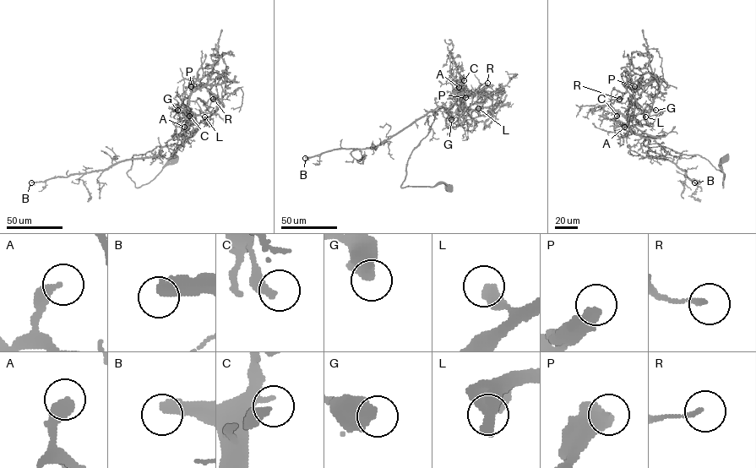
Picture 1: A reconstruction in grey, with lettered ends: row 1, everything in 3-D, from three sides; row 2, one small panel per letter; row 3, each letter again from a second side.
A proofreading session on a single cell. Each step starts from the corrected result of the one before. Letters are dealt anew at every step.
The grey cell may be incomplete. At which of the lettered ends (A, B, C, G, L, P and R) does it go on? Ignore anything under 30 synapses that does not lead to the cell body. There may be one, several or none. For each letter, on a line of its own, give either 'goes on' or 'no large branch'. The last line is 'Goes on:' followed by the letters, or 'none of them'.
A: no large branch
B: goes on
C: no large branch
G: no large branch
L: no large branch
P: no large branch
R: no large branch
Goes on: B

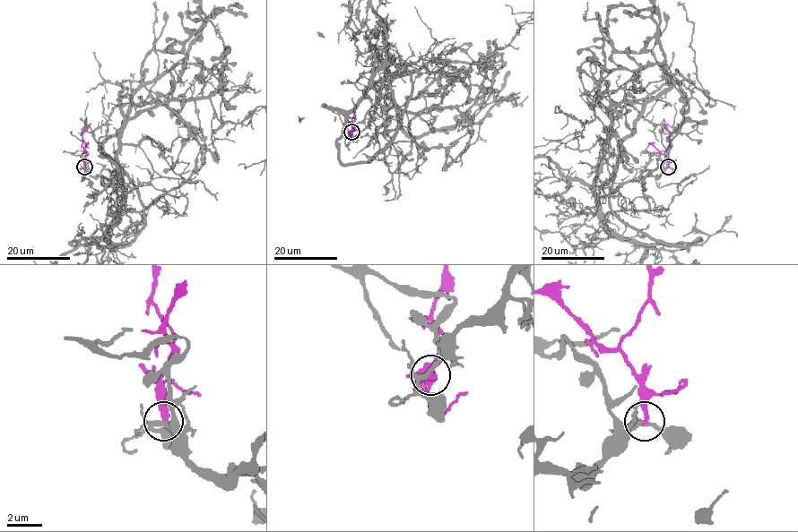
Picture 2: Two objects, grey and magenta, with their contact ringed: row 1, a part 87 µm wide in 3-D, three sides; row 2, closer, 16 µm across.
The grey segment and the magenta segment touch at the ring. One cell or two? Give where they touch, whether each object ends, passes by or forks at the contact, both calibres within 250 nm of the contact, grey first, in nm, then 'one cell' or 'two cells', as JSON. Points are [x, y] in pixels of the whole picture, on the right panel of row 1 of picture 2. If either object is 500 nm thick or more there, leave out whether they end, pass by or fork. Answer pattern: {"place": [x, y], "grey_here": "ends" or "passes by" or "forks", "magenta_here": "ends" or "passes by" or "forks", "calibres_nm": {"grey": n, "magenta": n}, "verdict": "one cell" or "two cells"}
{"place": [668, 167], "grey_here": "forks", "magenta_here": "ends", "calibres_nm": {"grey": 220, "magenta": 360}, "verdict": "two cells"}

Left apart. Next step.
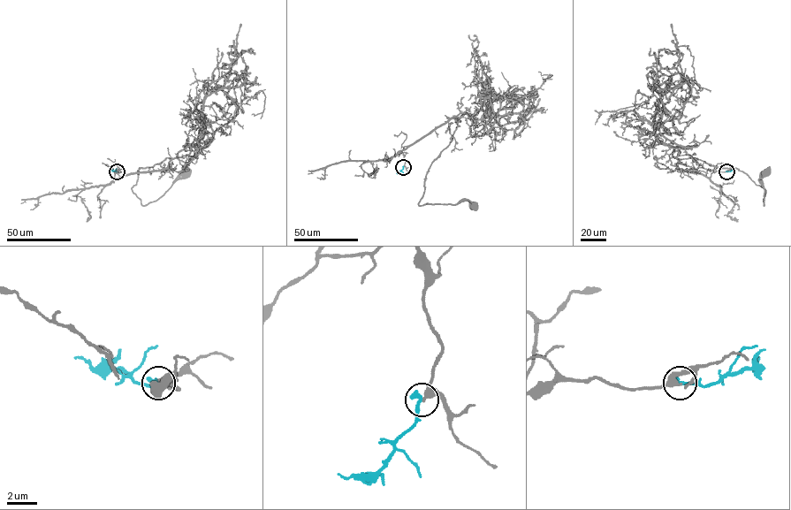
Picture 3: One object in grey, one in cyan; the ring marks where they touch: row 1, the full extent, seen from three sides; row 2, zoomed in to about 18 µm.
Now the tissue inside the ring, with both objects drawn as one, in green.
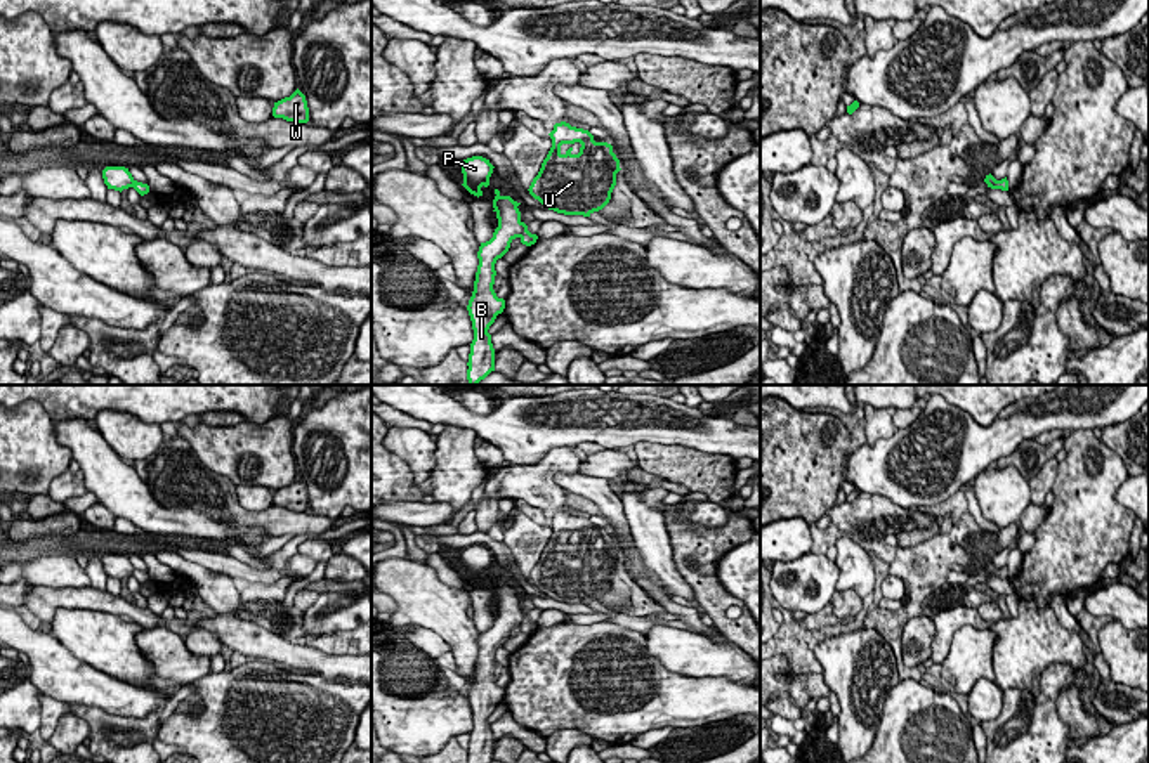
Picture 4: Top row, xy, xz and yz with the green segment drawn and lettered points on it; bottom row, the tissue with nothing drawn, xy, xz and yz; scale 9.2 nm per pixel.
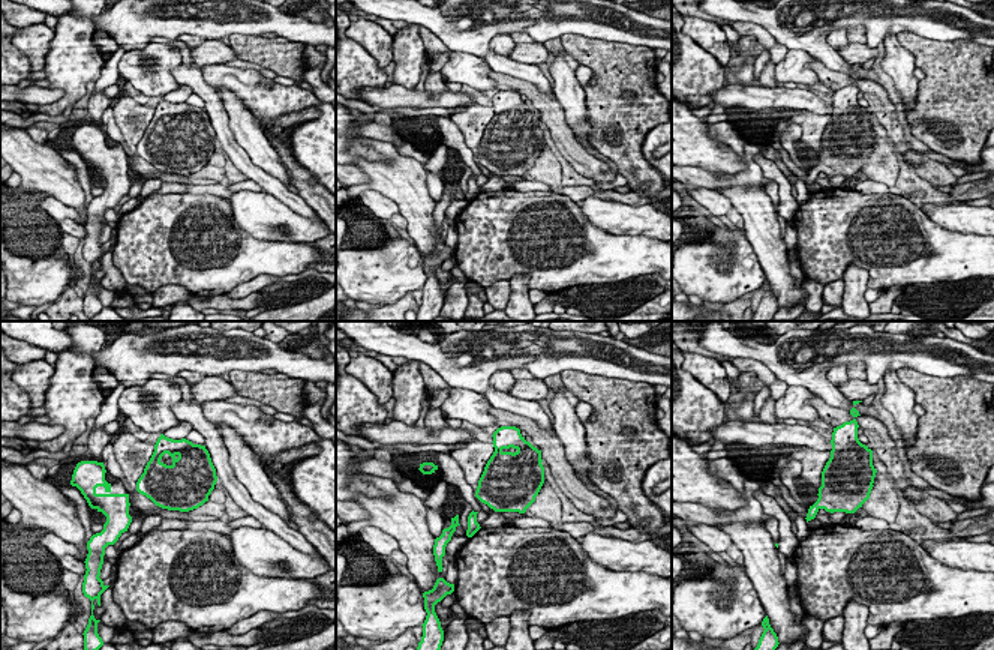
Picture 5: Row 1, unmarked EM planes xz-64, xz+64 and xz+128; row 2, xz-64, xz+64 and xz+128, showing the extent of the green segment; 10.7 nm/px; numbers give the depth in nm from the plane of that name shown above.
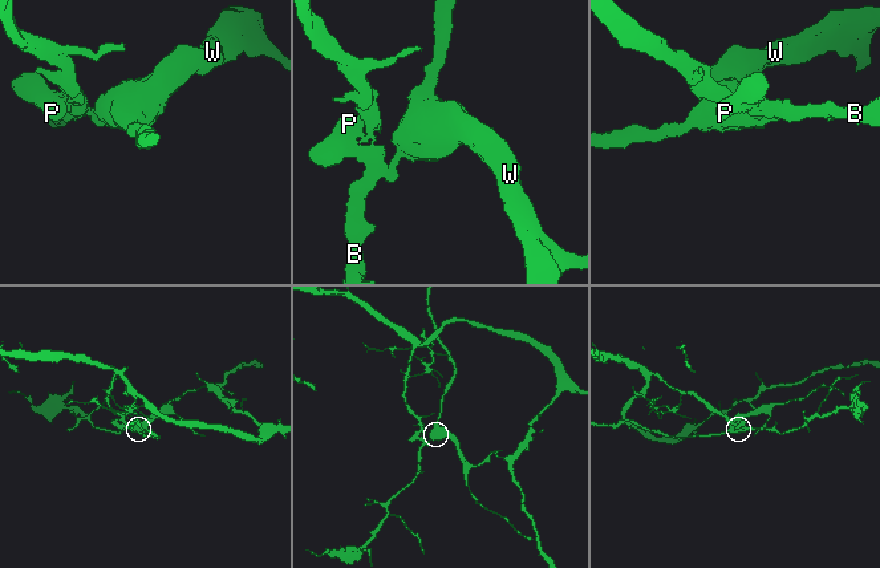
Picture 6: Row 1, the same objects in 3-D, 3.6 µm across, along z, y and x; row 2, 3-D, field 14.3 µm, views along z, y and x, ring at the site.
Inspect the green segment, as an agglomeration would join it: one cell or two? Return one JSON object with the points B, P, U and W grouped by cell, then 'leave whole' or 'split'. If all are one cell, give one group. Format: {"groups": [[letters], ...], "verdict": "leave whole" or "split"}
{"groups": [["B", "P"], ["U", "W"]], "verdict": "split"}

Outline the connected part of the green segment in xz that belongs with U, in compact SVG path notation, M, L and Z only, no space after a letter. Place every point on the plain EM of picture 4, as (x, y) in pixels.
M555 512L552 536L529 574L529 583L548 598L590 605L602 598L616 574L620 548L607 531L595 531L588 518Z

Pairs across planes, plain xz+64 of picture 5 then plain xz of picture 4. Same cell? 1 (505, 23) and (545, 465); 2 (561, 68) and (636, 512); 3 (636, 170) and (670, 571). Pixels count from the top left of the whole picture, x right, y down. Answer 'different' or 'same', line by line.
1: different
2: same
3: different

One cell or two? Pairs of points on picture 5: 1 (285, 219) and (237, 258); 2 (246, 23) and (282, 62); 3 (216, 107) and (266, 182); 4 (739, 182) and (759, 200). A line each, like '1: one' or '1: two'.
1: two
2: two
3: one
4: one

